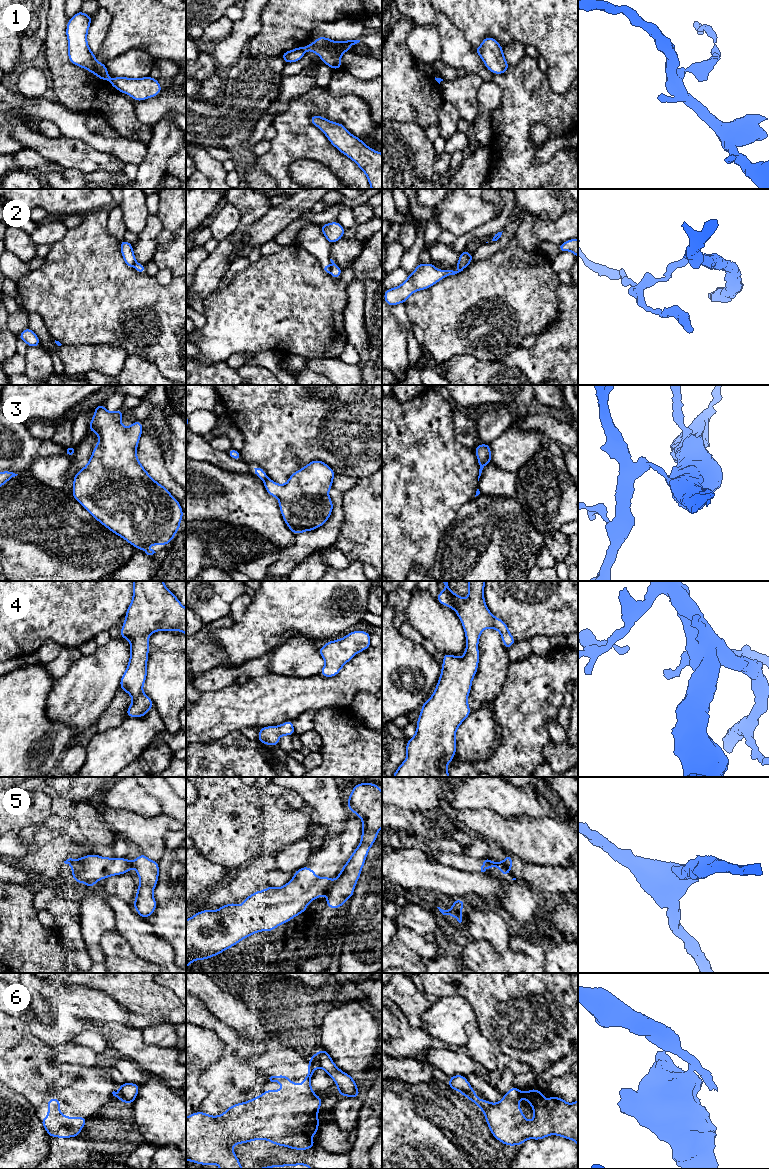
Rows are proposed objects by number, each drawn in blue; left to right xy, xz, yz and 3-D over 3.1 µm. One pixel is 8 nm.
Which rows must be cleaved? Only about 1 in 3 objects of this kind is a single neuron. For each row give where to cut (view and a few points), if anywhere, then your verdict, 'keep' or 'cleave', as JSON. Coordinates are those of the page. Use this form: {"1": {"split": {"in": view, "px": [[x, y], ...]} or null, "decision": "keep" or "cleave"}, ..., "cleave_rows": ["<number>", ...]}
{"1": {"split": {"in": "xz", "px": [[304, 47], [305, 50]]}, "decision": "cleave"}, "2": {"split": {"in": "xz", "px": [[330, 265], [331, 270]]}, "decision": "cleave"}, "3": {"split": {"in": "xz", "px": [[267, 477], [263, 481]]}, "decision": "cleave"}, "4": {"split": null, "decision": "keep"}, "5": {"split": {"in": "xz", "px": [[330, 886], [326, 893]]}, "decision": "cleave"}, "6": {"split": {"in": "xz", "px": [[313, 1058], [317, 1066]]}, "decision": "cleave"}, "cleave_rows": ["1", "2", "3", "5", "6"]}

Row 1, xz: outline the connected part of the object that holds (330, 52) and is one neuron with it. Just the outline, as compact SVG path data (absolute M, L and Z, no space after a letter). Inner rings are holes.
M318 37L313 43L305 46L305 50L317 54L322 63L336 70L342 68L341 56L350 51L350 47L360 40L333 41L327 37Z

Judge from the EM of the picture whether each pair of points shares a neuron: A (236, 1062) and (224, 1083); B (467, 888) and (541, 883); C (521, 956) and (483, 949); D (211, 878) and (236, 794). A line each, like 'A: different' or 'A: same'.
A: same
B: different
C: same
D: different

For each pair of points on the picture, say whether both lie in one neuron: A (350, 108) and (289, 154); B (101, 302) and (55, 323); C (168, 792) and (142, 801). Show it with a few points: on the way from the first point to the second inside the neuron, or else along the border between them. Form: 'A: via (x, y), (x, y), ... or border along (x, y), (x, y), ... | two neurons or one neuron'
A: via (329, 107), (313, 107), (295, 125), (295, 133) | one neuron
B: via (90, 302), (76, 302), (66, 312) | one neuron
C: border along (142, 787), (160, 801), (163, 813) | two neurons

